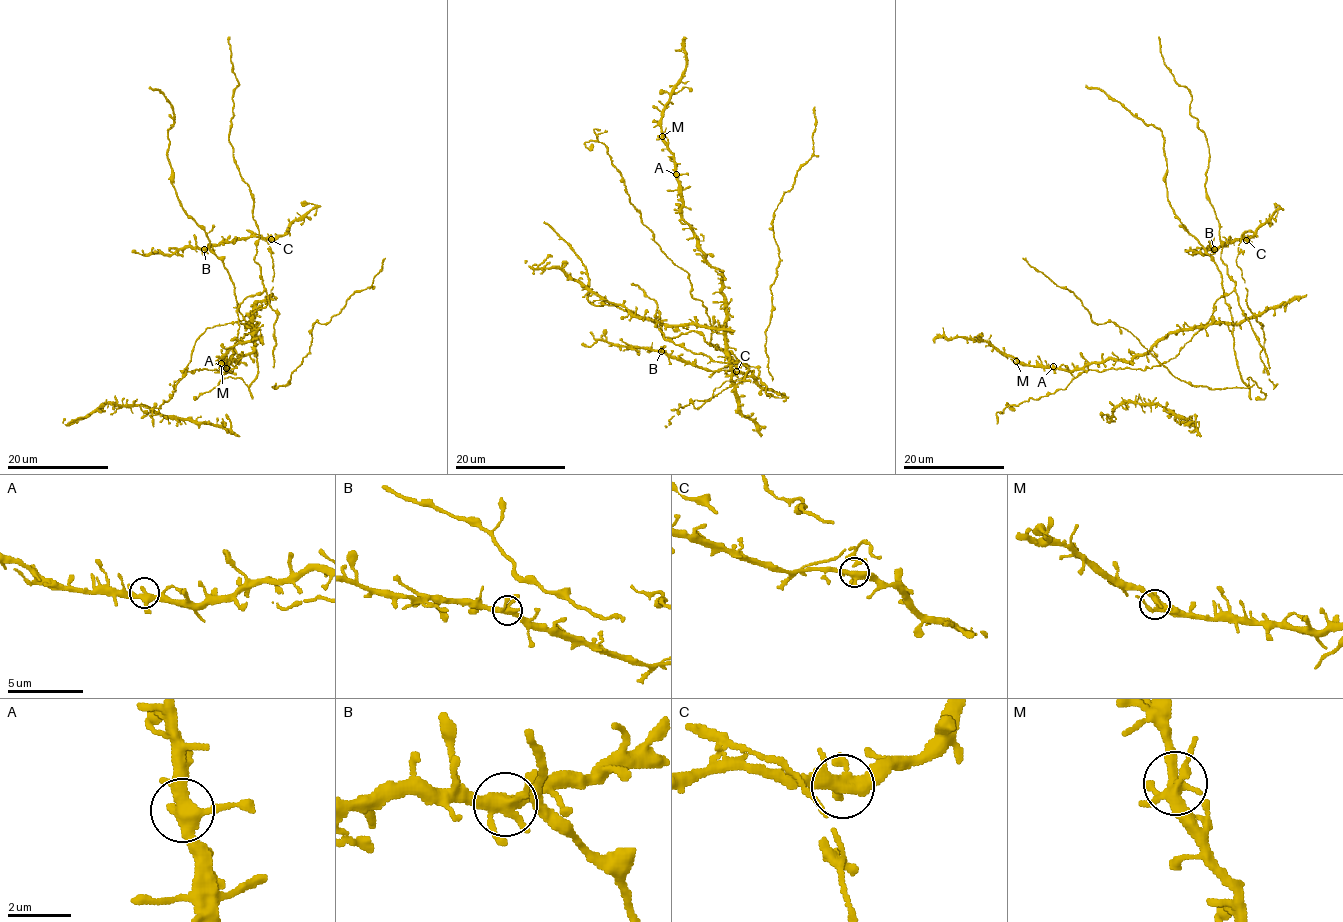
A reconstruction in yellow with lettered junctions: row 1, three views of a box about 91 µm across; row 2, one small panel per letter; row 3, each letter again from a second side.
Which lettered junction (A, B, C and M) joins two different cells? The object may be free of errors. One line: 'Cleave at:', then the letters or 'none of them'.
Cleave at: none of them

